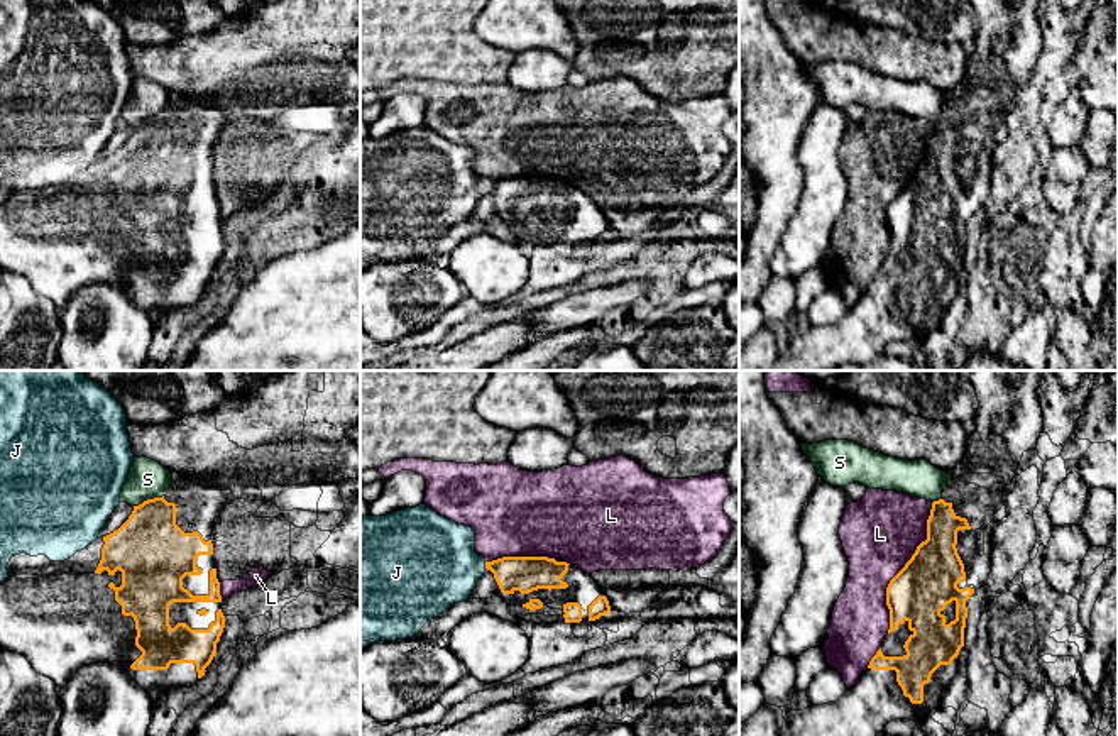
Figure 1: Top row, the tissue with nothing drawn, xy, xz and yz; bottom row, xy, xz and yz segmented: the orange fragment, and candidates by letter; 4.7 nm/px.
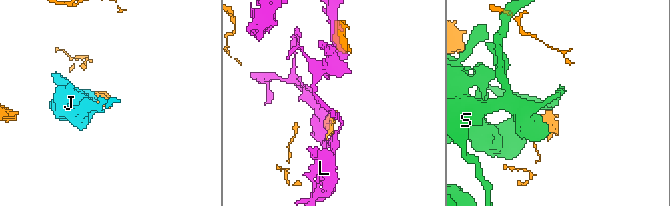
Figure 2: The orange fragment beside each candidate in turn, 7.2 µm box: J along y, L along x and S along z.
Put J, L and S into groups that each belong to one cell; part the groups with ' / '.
J S / L

